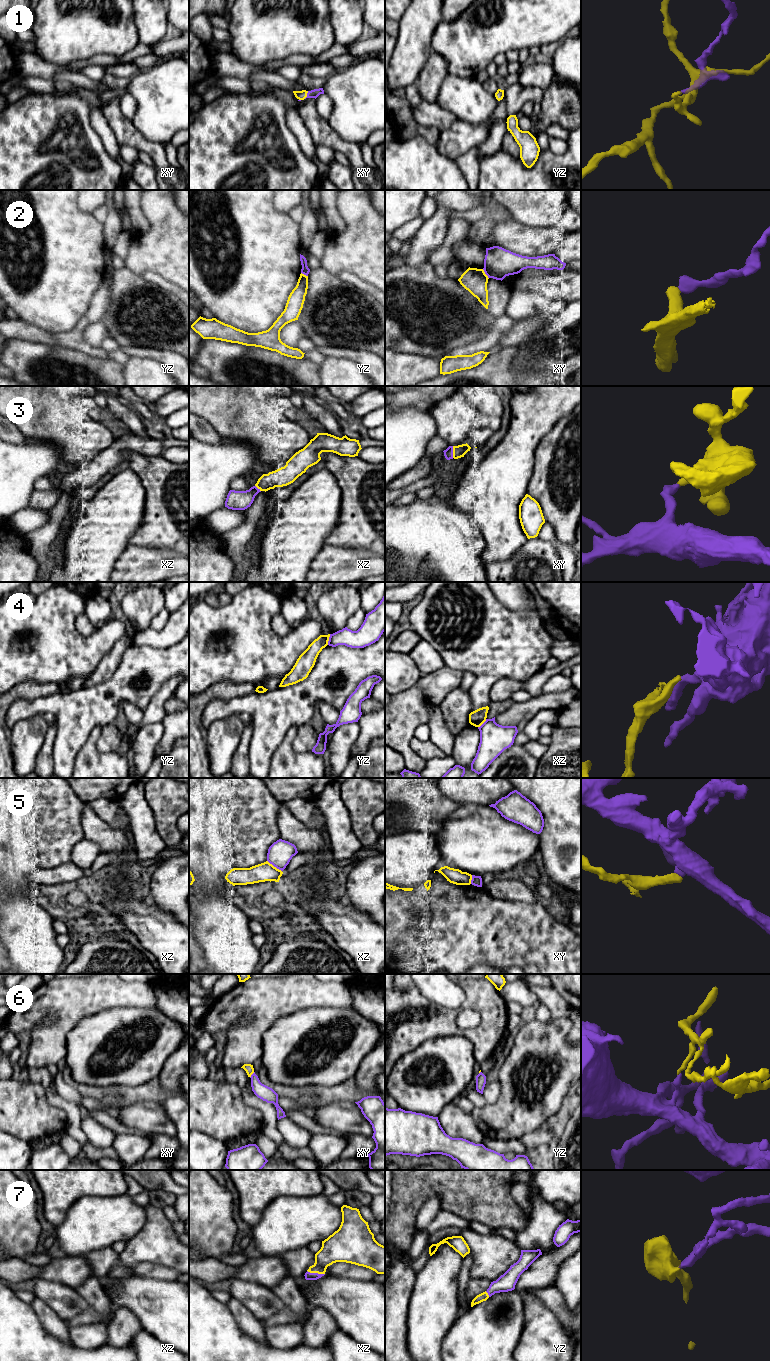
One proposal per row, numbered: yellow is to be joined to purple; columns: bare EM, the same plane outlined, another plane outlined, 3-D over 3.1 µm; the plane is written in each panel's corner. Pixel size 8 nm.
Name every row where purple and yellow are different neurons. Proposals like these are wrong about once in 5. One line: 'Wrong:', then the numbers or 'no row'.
Wrong: 2, 4, 5, 6

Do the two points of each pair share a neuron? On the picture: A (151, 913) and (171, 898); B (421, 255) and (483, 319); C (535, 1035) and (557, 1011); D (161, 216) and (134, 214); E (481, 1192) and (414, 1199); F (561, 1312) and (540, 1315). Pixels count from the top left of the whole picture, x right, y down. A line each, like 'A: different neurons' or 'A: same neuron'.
A: different neurons
B: different neurons
C: different neurons
D: different neurons
E: same neuron
F: different neurons

